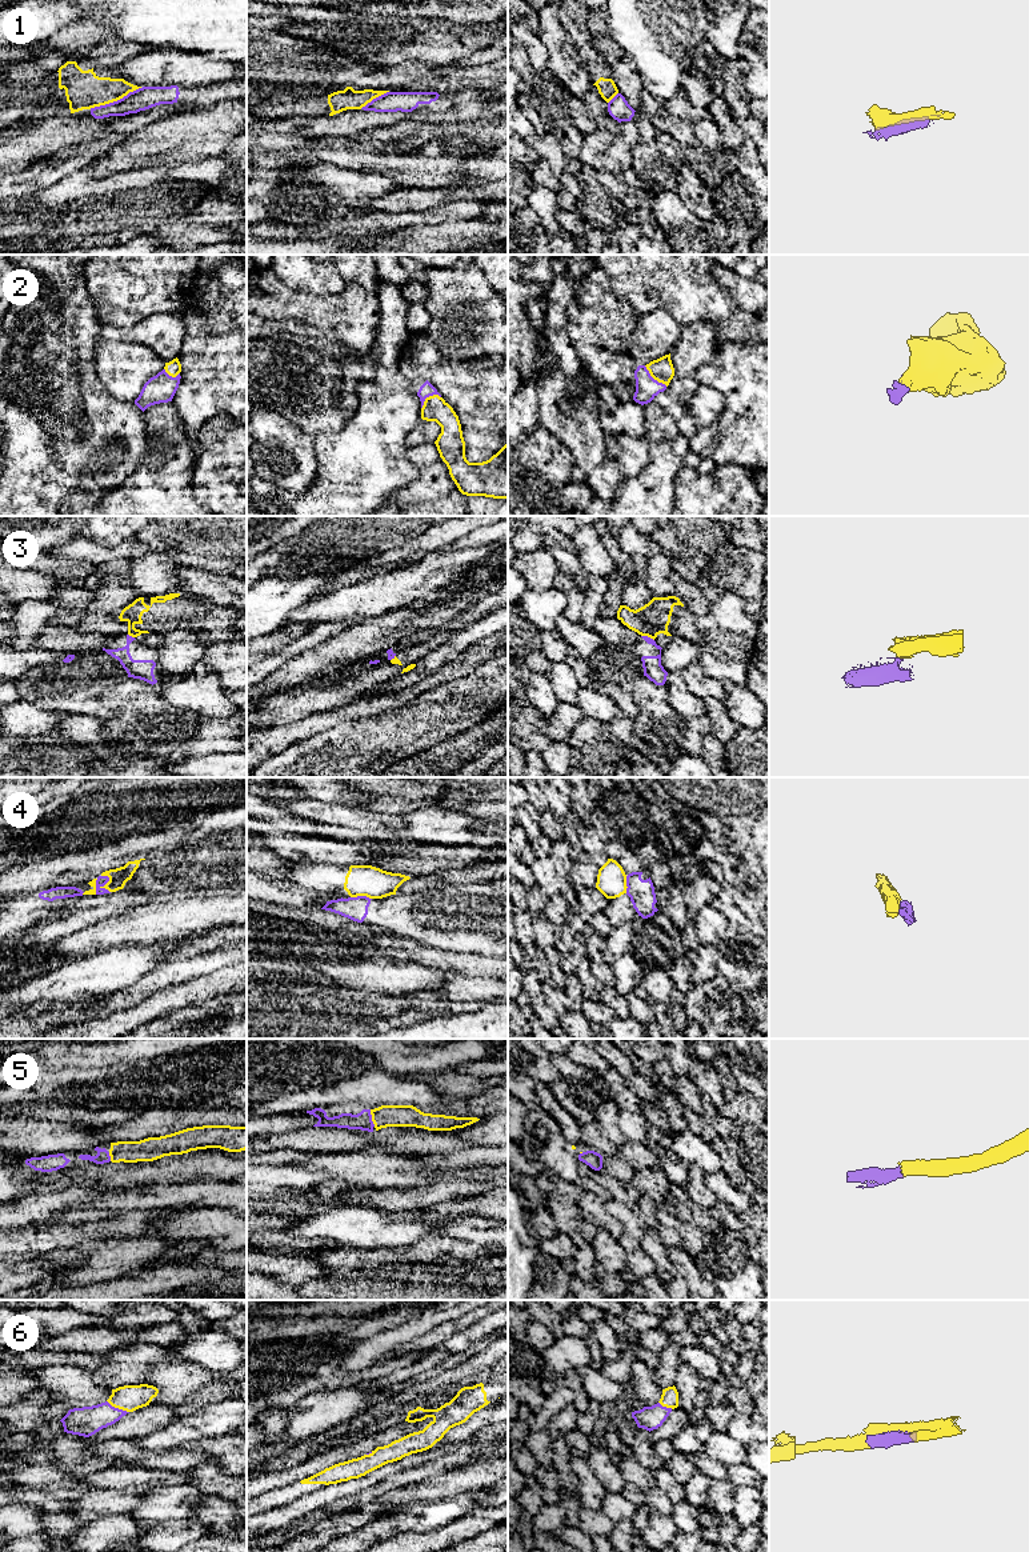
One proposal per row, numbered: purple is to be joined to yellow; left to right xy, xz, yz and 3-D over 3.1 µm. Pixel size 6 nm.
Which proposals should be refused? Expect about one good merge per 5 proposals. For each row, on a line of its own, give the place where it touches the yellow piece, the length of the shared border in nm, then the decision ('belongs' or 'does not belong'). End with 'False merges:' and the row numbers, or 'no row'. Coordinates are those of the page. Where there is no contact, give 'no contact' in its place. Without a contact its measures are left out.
1: contact xy (115, 100); length 340 nm; does not belong
2: contact yz (655, 379); length 190 nm; belongs
3: contact yz (648, 636); length 90 nm; does not belong
4: contact xy (108, 882); length 120 nm; does not belong
5: contact xz (372, 1118); length 110 nm; belongs
6: contact xy (117, 1407); length 150 nm; belongs
False merges: 1, 3, 4

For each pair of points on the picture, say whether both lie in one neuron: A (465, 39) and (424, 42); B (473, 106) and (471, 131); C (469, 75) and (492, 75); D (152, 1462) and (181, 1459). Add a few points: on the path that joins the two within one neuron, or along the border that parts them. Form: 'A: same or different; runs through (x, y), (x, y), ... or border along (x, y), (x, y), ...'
A: same; runs through (455, 39), (452, 42), (435, 42)
B: different; border along (493, 119), (475, 119), (469, 122)
C: same; runs through (475, 75), (487, 75)
D: same; runs through (159, 1462), (175, 1460)

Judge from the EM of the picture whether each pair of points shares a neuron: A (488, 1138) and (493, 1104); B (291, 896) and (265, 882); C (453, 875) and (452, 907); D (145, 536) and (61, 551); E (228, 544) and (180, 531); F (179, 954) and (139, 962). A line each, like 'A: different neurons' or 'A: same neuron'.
A: different neurons
B: same neuron
C: different neurons
D: different neurons
E: same neuron
F: different neurons

